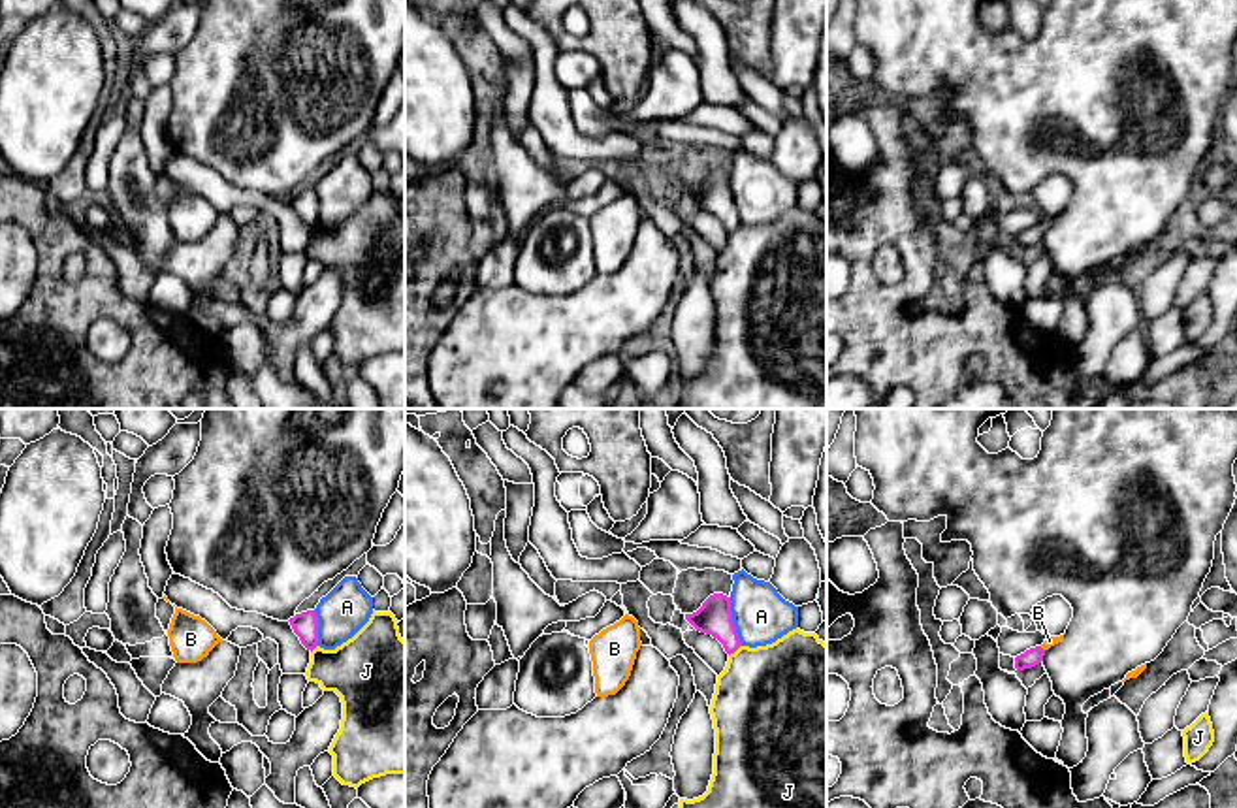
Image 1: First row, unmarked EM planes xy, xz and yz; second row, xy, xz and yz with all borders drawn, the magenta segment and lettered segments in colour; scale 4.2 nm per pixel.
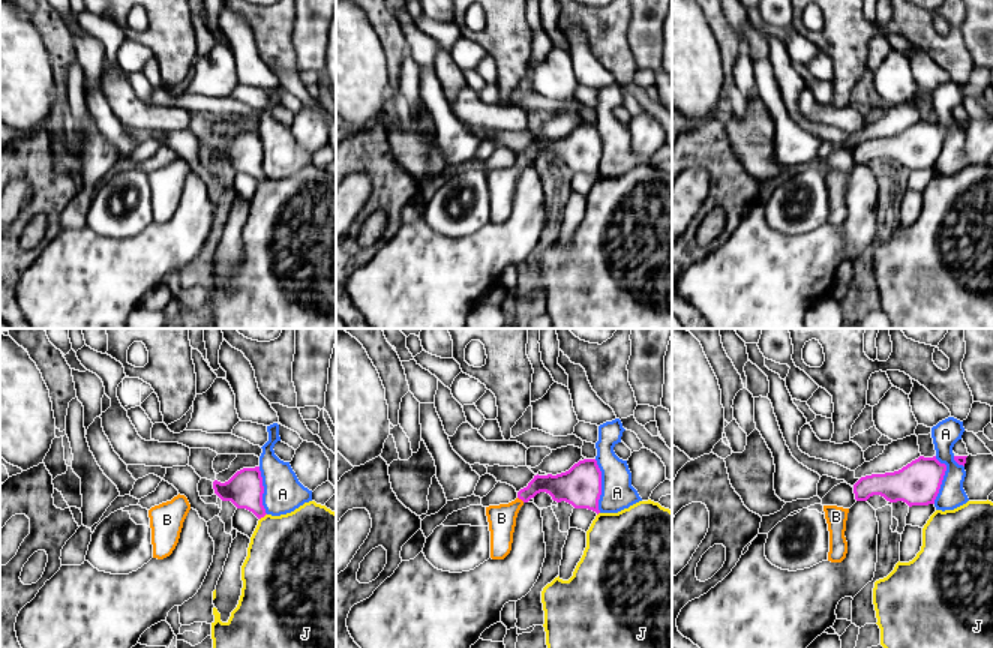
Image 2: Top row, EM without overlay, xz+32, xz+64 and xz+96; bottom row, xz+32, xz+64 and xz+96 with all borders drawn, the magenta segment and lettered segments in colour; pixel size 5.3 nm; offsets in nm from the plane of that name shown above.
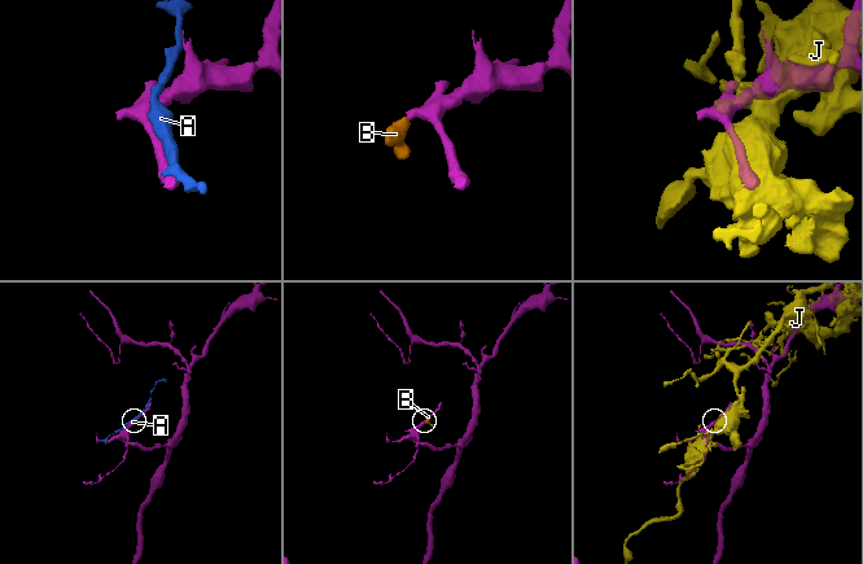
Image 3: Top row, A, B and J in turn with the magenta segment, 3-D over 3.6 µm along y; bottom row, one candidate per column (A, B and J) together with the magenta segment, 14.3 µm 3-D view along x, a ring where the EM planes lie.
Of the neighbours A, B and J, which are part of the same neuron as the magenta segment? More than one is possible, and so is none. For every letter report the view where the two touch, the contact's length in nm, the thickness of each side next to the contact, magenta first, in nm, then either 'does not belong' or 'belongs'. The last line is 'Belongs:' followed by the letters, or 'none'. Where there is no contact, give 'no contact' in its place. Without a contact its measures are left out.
A: contact in xz; length 220 nm; calibres 150 and 240 nm; does not belong
B: contact in yz; length 30 nm; calibres 80 and 50 nm; belongs
J: contact in xz; length 80 nm; calibres 150 and 440 nm; does not belong
Belongs: B

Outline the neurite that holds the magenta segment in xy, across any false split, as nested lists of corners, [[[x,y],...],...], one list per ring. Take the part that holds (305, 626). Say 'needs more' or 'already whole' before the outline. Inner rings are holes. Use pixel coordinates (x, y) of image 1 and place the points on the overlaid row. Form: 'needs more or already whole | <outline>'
already whole | [[[307,610],[301,614],[296,614],[294,618],[288,620],[294,633],[299,637],[301,644],[307,650],[314,650],[318,644],[318,618],[314,610]]]

